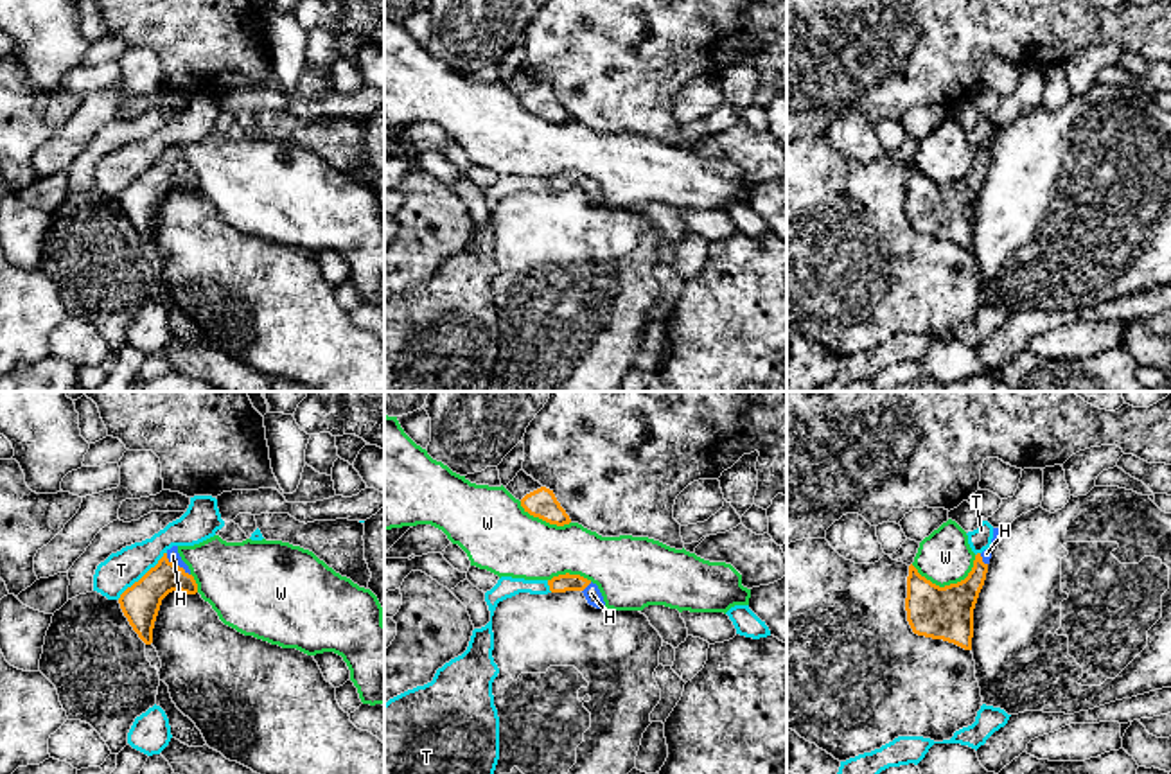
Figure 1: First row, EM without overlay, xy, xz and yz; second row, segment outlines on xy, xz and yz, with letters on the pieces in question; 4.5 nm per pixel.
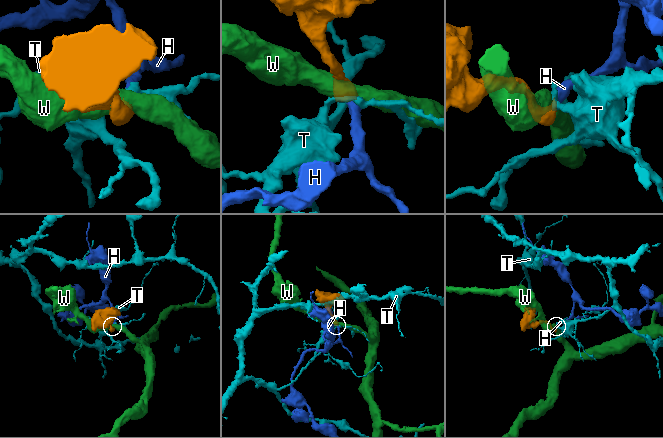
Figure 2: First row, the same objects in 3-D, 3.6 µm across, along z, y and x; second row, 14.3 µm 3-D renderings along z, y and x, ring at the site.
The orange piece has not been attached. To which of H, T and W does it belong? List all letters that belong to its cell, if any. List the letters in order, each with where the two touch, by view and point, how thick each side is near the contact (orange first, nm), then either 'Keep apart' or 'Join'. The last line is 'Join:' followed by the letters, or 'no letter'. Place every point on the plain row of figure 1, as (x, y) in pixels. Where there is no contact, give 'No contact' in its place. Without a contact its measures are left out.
H: Touches orange at xy (175, 162). Thickness 170 nm (orange) against 60 nm. Join
T: Touches orange at xy (144, 173). Thickness 170 nm (orange) against 170 nm. Keep apart
W: Touches orange at yz (950, 182). Thickness 240 nm (orange) against 240 nm. Keep apart
Join: H

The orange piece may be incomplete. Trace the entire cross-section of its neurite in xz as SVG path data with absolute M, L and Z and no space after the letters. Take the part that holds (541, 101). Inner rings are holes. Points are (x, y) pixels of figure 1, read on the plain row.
M541 84L521 97L521 104L533 115L539 115L550 122L564 124L571 117L557 99L553 88Z

